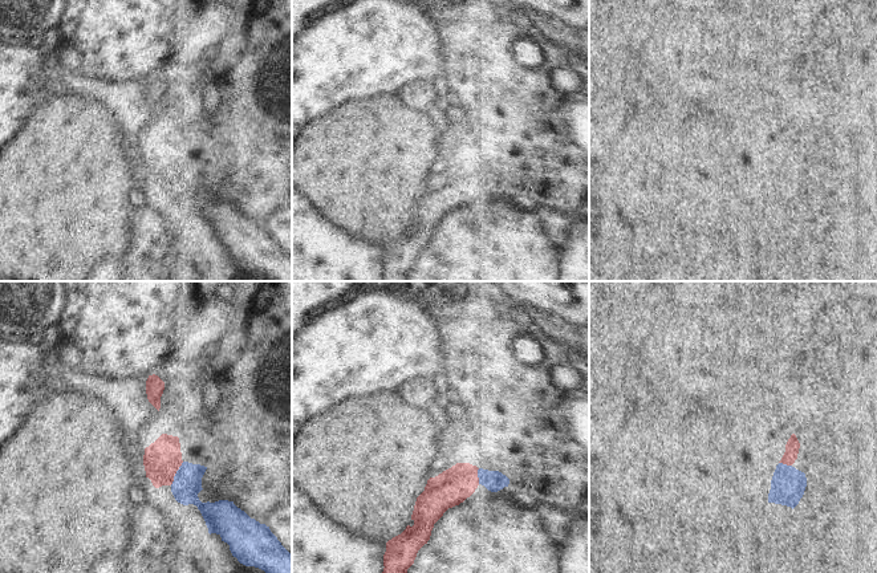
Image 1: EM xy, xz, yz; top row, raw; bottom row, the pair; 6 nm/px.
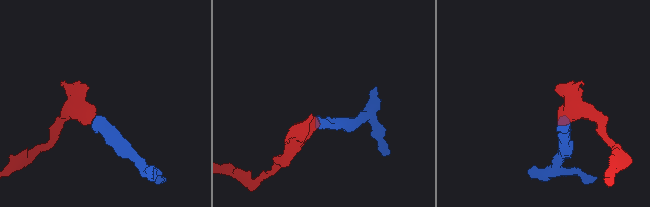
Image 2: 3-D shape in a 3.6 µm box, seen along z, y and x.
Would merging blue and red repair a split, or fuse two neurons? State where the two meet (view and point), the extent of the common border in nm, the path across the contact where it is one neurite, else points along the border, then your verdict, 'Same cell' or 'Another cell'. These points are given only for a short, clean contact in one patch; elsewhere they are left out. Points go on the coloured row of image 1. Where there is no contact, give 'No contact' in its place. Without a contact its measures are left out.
Touches blue at xy (175, 474). Shared border 170 nm. Path across: xy (187, 482), (175, 474), (162, 459). Same cell.

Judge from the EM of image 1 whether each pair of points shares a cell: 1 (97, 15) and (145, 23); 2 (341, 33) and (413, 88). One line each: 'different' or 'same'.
1: same
2: different

